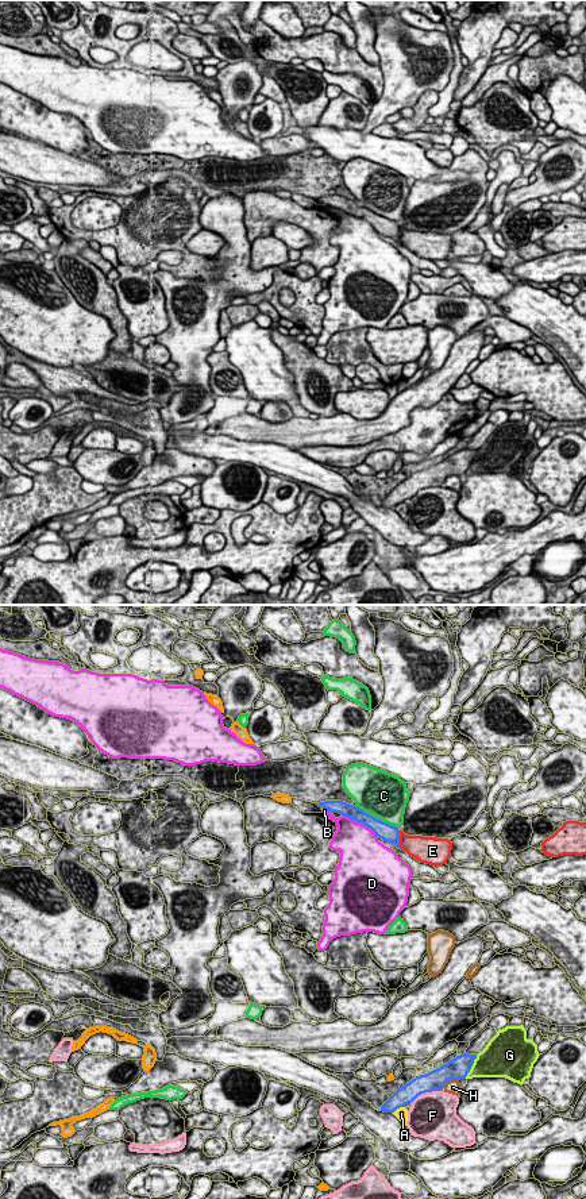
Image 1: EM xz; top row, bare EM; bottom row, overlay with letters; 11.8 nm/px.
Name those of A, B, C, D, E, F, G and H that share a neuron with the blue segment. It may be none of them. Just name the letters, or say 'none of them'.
G

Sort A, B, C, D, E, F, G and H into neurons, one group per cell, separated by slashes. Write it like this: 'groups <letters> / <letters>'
groups A / B / C / D / E / F / G / H

